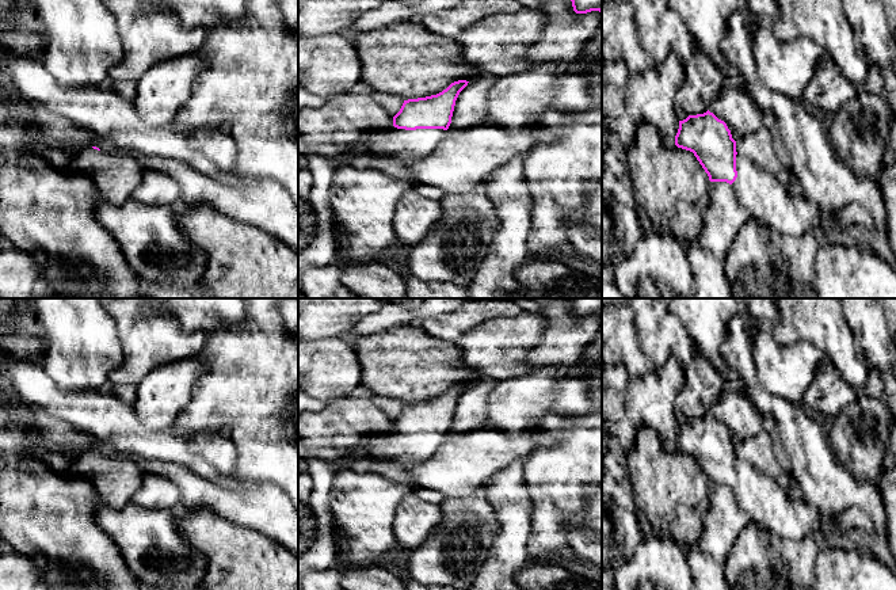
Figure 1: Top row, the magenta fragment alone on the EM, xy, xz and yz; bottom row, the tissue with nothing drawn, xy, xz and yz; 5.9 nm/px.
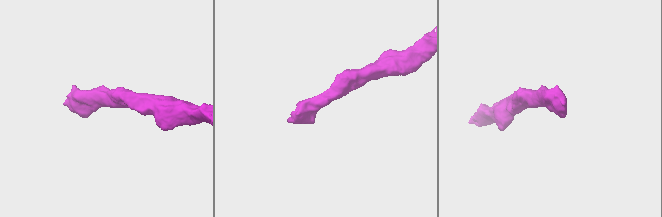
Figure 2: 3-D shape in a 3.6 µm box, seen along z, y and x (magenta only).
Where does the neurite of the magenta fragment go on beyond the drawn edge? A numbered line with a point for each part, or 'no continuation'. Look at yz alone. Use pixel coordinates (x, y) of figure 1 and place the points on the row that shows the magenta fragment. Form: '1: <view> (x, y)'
1: yz (770, 204)

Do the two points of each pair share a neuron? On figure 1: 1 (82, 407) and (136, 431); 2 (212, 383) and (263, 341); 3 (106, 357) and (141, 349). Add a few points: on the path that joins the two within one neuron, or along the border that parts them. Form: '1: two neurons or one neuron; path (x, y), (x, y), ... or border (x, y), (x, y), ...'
1: one neuron; path (95, 411), (122, 429)
2: one neuron; path (224, 372), (233, 362), (241, 362), (251, 353)
3: two neurons; border (115, 322), (124, 360), (109, 375), (107, 381)

